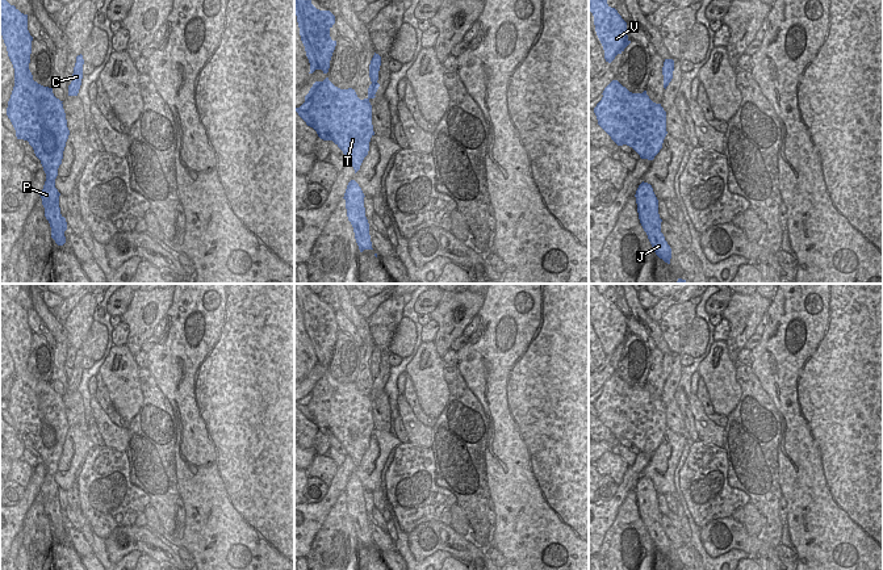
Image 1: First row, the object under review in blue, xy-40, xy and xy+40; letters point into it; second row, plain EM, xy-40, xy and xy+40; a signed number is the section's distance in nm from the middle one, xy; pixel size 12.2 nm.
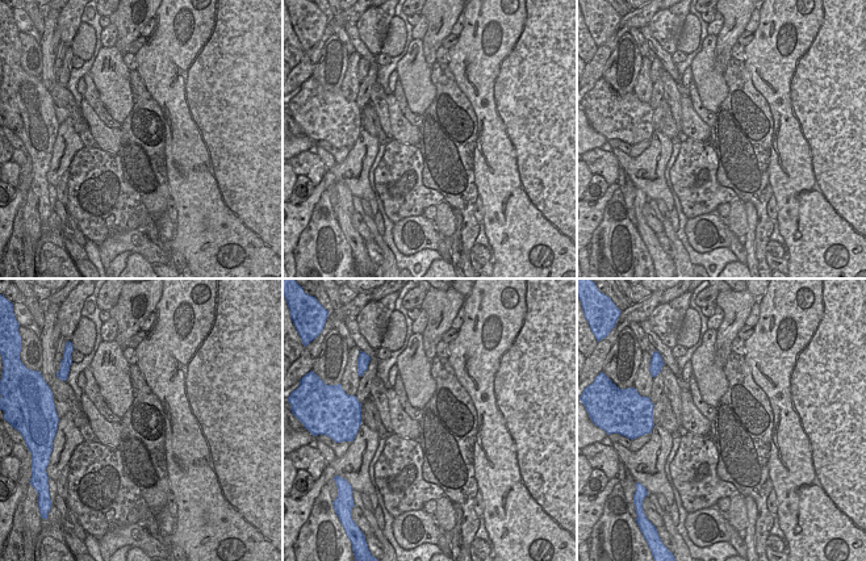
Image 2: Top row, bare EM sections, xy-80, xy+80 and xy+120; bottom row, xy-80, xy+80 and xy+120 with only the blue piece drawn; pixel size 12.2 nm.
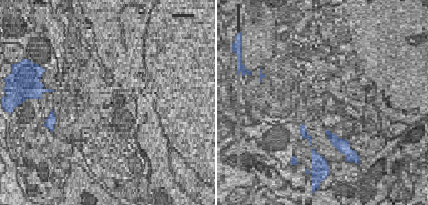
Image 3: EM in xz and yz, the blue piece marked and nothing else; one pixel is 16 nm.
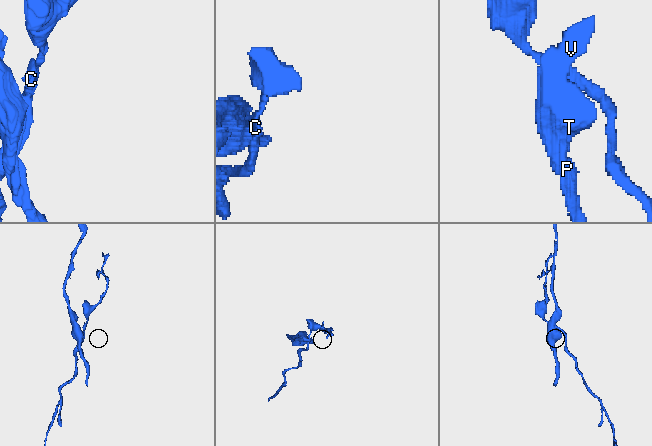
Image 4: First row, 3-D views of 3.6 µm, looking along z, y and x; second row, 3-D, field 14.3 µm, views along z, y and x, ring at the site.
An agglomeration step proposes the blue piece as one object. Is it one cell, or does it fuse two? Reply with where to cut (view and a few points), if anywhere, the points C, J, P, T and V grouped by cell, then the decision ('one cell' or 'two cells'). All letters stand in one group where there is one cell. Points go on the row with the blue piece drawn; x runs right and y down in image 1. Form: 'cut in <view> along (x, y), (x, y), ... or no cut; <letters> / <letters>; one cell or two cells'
cut in xy along (364, 99), (368, 101); C / J P T V; two cells

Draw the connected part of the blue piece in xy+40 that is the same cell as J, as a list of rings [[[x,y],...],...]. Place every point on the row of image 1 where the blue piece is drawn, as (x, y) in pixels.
[[[643,181],[637,188],[635,197],[640,223],[646,232],[656,255],[665,263],[670,264],[671,248],[661,232],[662,219],[658,214],[658,200],[652,185]]]

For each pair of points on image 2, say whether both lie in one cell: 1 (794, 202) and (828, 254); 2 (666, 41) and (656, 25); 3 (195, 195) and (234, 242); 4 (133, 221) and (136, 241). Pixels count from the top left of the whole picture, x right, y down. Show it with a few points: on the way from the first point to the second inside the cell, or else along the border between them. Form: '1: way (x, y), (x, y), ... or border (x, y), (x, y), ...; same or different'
1: way (807, 216), (828, 237), (828, 241); same
2: way (666, 37), (660, 29); same
3: way (206, 206), (226, 230); same
4: border (128, 229), (139, 230); different

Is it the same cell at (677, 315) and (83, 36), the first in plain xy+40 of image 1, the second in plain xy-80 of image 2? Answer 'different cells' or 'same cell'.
different cells

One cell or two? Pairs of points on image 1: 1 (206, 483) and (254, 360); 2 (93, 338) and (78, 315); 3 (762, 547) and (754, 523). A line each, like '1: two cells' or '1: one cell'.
1: one cell
2: two cells
3: two cells

